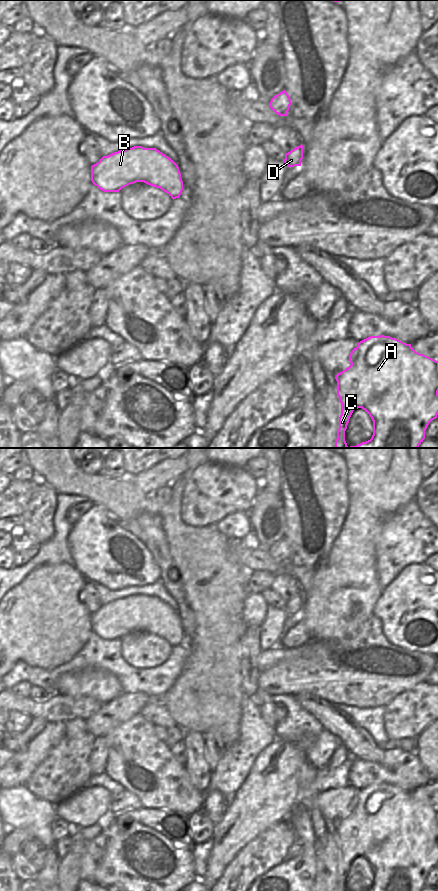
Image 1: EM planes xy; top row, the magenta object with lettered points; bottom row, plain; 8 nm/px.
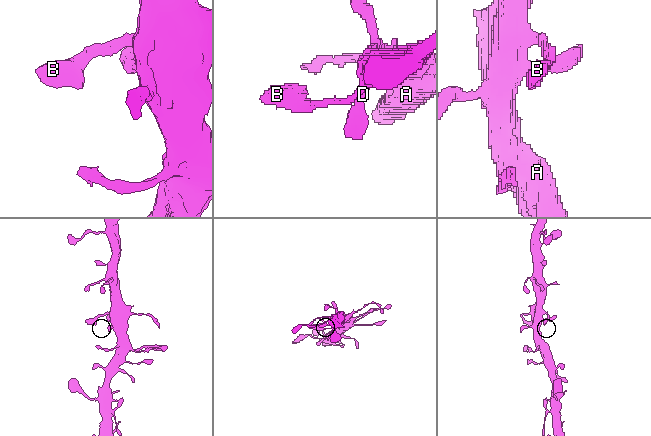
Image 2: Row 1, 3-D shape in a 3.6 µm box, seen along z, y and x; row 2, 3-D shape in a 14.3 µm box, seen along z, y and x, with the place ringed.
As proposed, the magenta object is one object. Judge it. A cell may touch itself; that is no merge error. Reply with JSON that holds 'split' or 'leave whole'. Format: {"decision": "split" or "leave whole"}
{"decision": "leave whole"}

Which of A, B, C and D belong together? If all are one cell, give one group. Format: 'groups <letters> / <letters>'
groups A B C D

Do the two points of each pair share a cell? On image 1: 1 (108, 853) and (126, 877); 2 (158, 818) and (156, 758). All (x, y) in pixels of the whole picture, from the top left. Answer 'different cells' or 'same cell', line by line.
1: same cell
2: different cells

